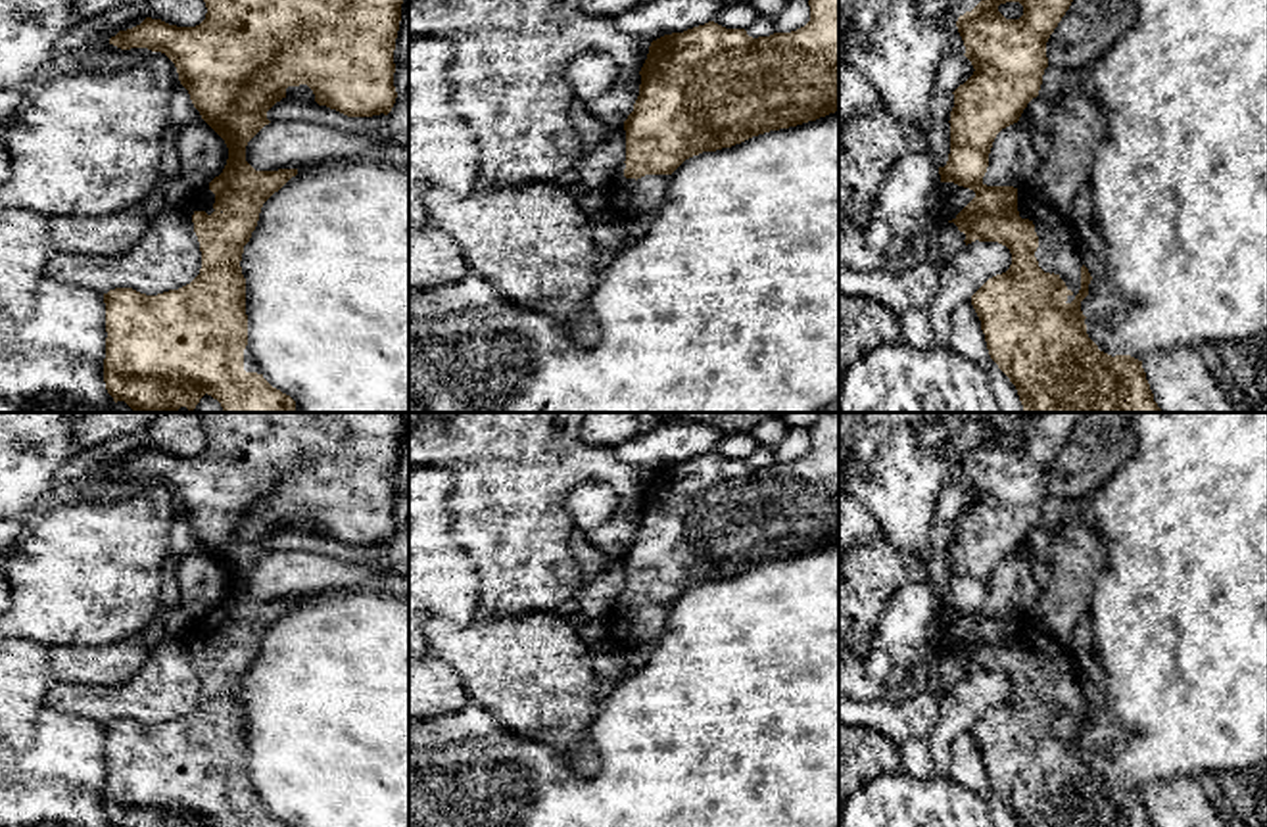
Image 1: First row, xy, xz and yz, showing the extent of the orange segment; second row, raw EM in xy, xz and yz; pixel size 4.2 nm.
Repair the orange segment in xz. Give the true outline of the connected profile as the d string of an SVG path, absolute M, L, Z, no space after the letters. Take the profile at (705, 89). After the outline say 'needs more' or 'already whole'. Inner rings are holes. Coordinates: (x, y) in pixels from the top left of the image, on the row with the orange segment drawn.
M808 0L808 6L810 21L791 33L753 38L745 29L726 29L708 21L651 42L639 71L639 96L624 121L626 161L601 192L610 217L630 221L657 211L666 198L670 175L693 155L731 148L753 136L839 111L839 0Z; needs more

